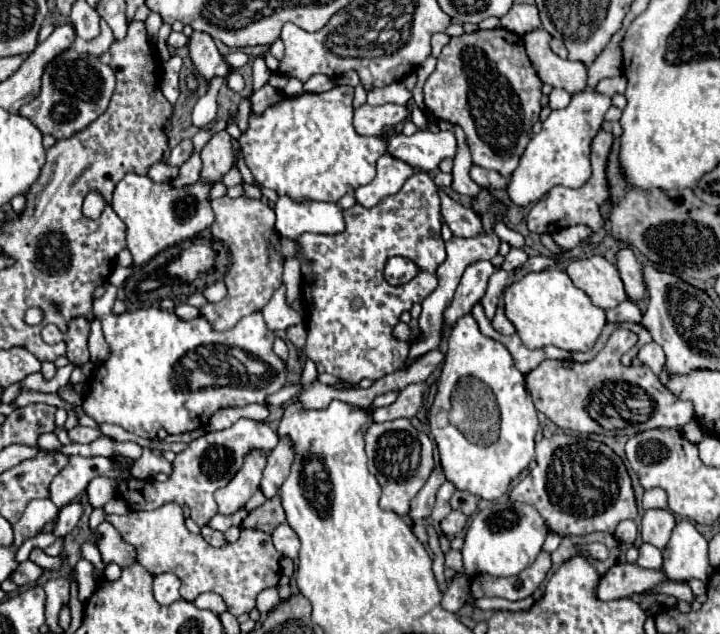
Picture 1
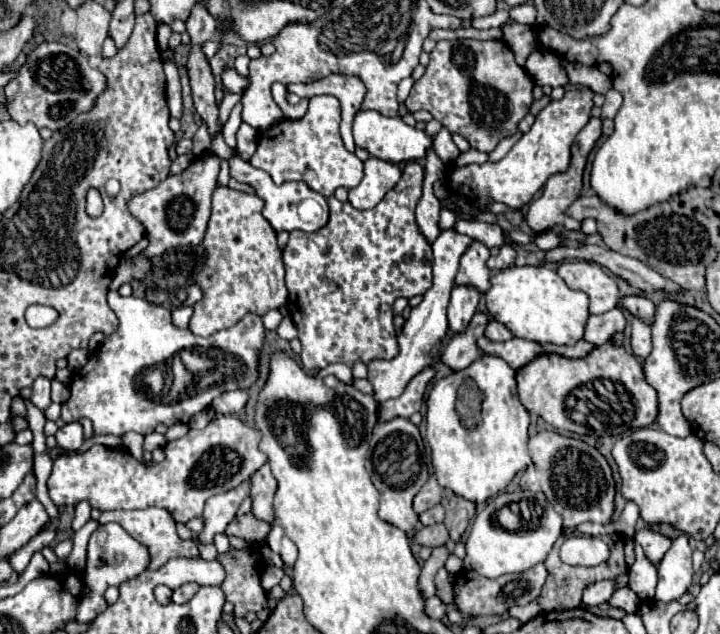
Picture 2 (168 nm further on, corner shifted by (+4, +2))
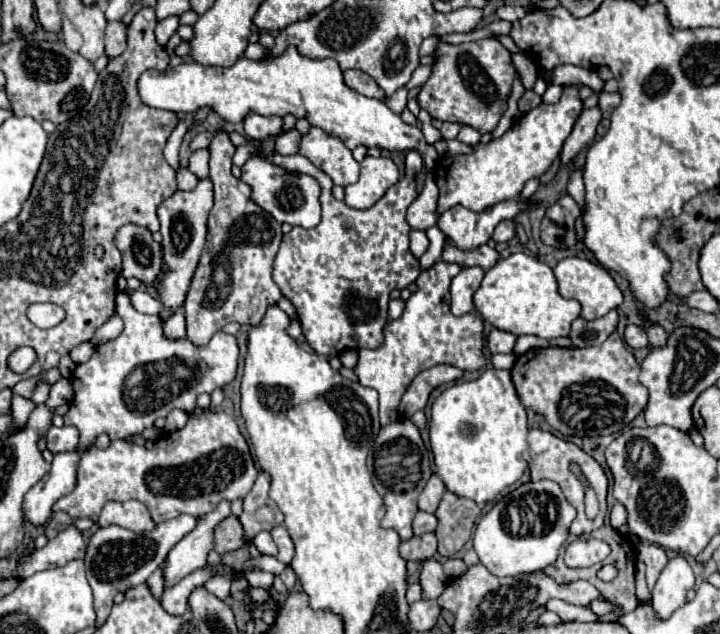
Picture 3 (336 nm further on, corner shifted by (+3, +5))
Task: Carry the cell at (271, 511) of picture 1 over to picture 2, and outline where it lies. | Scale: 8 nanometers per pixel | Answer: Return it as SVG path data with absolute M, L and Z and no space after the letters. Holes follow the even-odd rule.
M247 513L247 515L235 517L235 519L227 525L225 535L227 535L227 537L235 535L235 537L247 539L249 543L251 543L251 541L253 541L253 543L259 543L259 541L265 541L269 529L271 529L271 523L257 521L257 519L253 517L253 513Z

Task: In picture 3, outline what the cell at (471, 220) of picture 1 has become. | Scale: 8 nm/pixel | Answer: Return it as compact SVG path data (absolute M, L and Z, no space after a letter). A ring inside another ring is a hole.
M502 220L496 226L492 240L496 240L496 242L508 242L512 236L514 236L514 222L512 220Z

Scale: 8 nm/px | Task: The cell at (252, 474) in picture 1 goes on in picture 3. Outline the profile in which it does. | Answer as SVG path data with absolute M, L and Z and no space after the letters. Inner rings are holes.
M222 500L210 514L198 518L198 526L186 534L168 554L164 584L172 586L190 572L206 566L206 556L214 548L214 526L230 516L230 502Z

